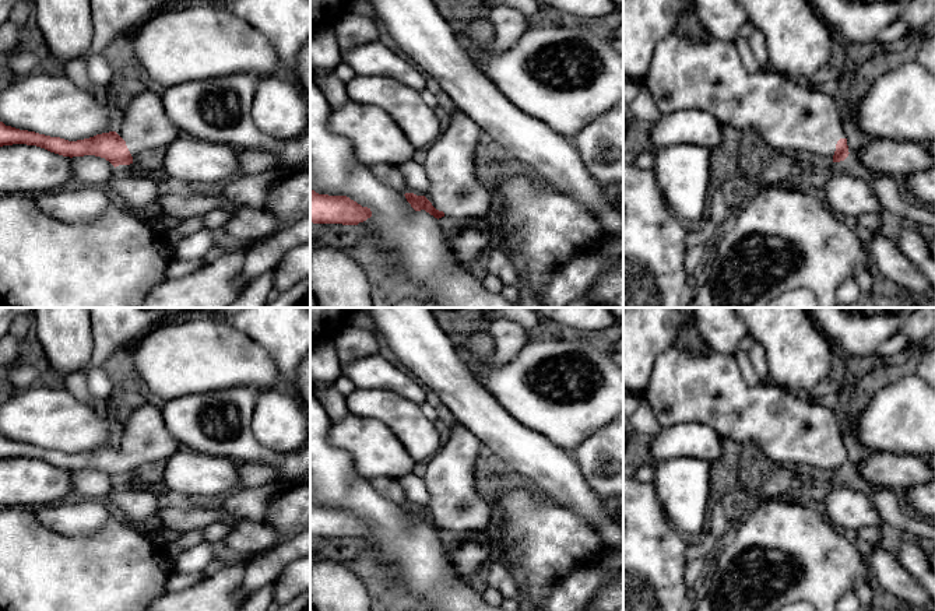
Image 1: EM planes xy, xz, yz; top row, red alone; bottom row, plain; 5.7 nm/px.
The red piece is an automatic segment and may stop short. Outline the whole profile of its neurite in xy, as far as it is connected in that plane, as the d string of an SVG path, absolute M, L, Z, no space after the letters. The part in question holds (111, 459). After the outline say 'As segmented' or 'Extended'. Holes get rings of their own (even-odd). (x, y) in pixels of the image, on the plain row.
M150 397L140 398L122 411L113 445L89 452L68 454L0 435L0 460L27 457L70 471L95 468L105 471L115 481L159 466L179 449L180 445L164 422L161 408Z. Extended

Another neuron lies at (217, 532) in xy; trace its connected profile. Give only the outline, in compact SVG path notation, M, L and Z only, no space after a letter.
M215 522L201 529L204 541L221 542L232 531L233 522Z

